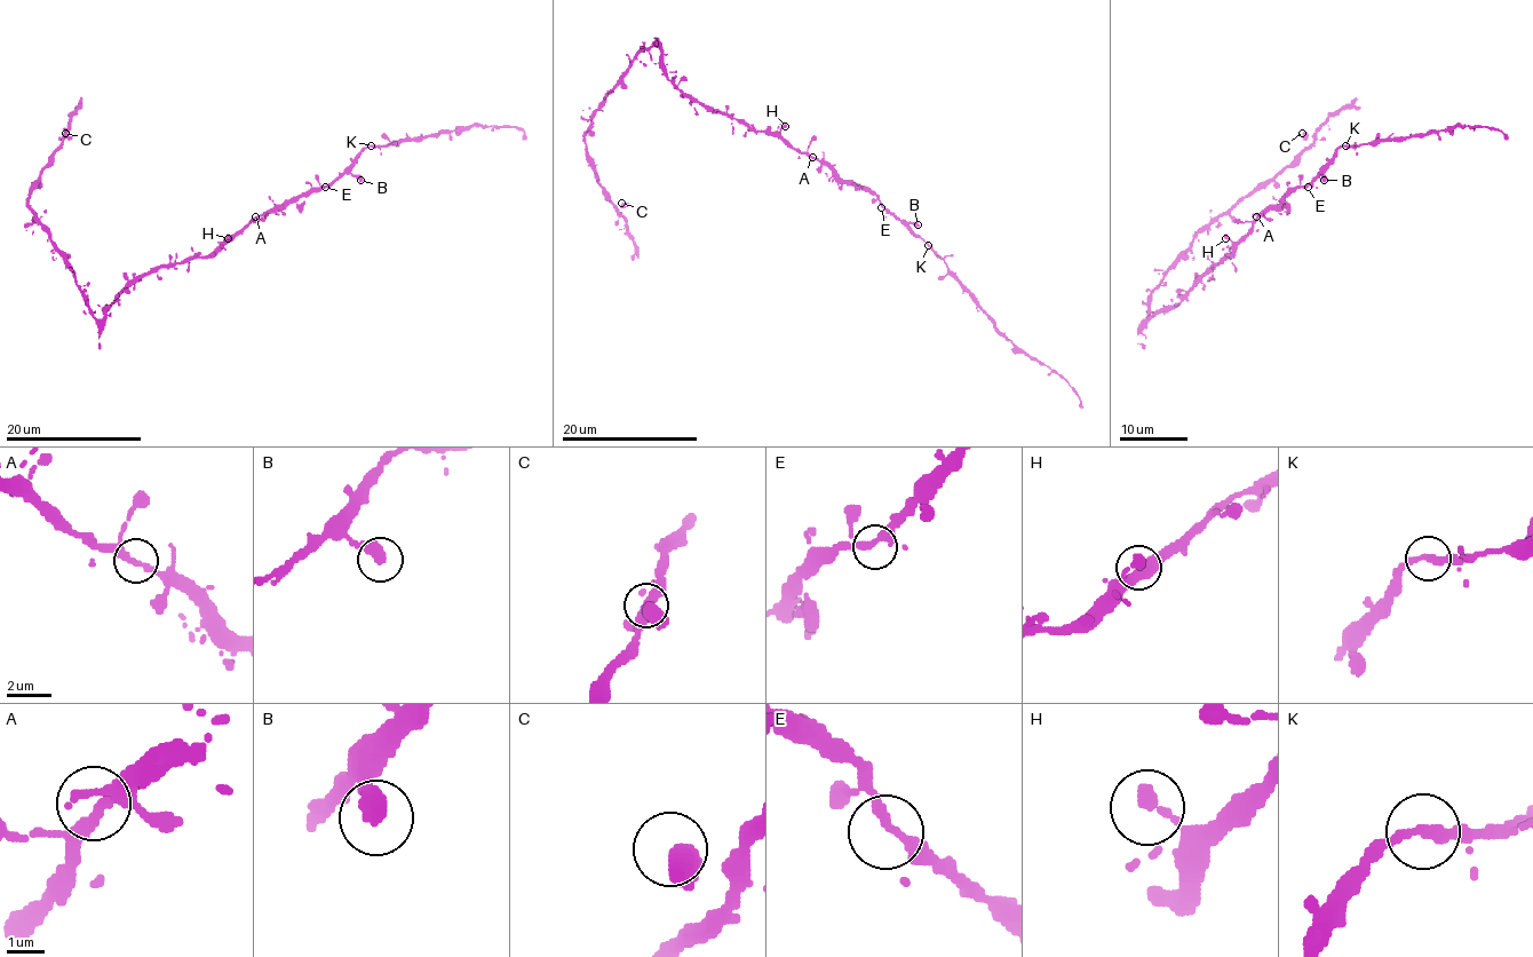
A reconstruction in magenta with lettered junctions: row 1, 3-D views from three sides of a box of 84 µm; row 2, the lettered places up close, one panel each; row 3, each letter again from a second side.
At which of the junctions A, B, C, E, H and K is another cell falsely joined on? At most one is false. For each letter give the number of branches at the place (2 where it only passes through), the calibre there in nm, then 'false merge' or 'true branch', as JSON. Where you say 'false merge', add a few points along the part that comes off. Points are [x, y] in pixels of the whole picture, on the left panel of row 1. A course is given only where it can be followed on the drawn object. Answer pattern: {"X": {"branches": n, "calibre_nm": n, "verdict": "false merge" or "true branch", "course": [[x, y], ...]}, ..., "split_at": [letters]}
{"A": {"branches": 2, "calibre_nm": 280, "verdict": "true branch"}, "B": {"branches": 1, "calibre_nm": 480, "verdict": "true branch"}, "C": {"branches": 2, "calibre_nm": 360, "verdict": "true branch"}, "E": {"branches": 2, "calibre_nm": 280, "verdict": "true branch"}, "H": {"branches": 1, "calibre_nm": 400, "verdict": "true branch"}, "K": {"branches": 2, "calibre_nm": 280, "verdict": "true branch"}, "split_at": []}

